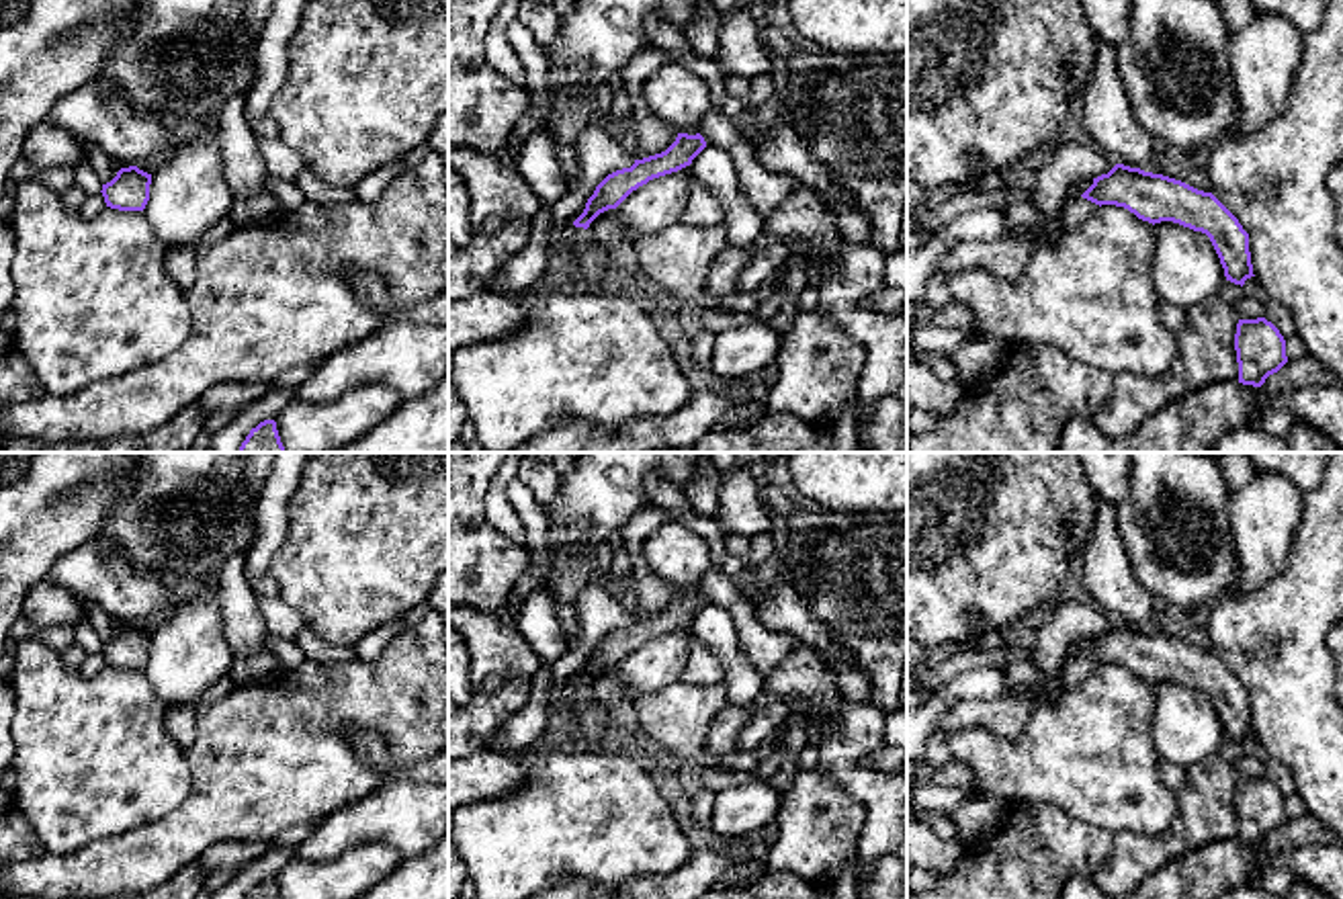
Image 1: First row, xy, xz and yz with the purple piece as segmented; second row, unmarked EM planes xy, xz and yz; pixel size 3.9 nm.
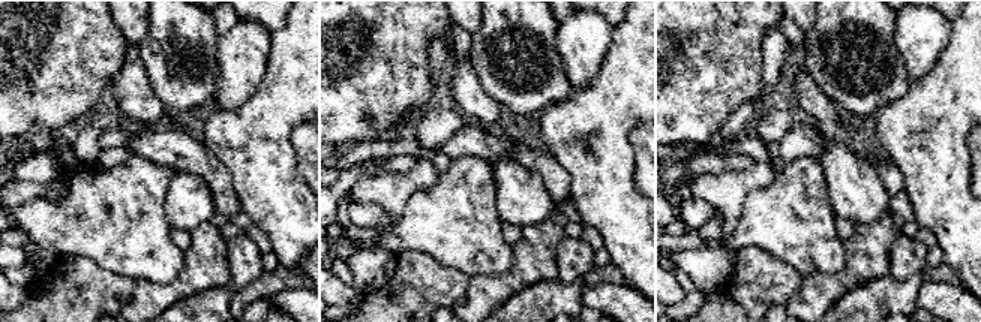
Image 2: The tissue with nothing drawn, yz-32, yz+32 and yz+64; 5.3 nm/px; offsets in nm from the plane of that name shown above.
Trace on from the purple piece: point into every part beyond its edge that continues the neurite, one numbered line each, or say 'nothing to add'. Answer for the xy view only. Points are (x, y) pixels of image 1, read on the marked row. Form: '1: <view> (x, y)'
nothing to add

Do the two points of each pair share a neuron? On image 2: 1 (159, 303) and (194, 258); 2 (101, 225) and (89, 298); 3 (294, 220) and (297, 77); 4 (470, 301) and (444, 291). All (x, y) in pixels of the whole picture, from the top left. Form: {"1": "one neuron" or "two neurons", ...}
{"1": "one neuron", "2": "two neurons", "3": "one neuron", "4": "two neurons"}

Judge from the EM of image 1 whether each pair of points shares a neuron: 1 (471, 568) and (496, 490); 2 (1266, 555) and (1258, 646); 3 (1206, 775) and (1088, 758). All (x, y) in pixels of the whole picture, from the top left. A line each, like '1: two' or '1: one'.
1: two
2: two
3: two

